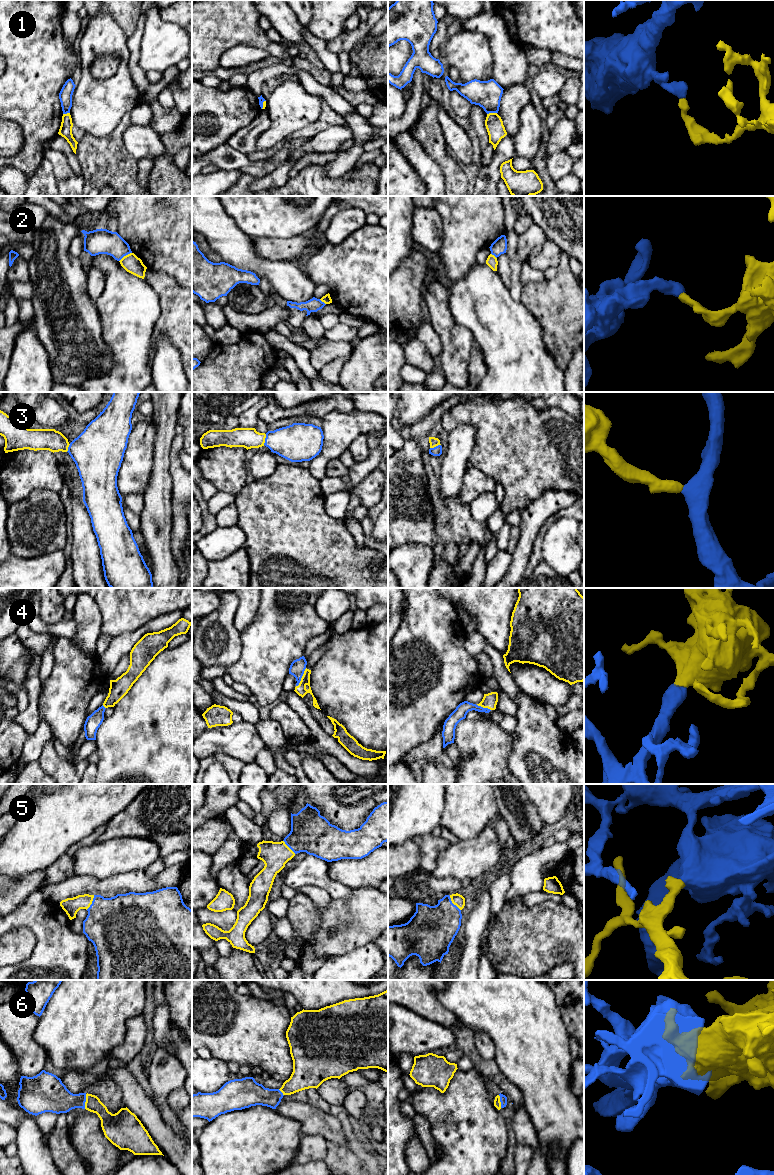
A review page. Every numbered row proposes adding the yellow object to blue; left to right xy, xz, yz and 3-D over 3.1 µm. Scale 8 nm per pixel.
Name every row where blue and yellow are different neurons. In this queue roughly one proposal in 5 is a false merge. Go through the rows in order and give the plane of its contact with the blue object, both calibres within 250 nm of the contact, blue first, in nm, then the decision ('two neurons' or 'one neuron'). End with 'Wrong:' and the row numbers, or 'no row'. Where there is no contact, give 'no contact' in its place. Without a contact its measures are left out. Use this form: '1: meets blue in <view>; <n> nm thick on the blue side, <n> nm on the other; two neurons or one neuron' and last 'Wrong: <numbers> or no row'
1: meets blue in yz; 220 nm thick on the blue side, 140 nm on the other; two neurons
2: meets blue in xy; 200 nm thick on the blue side, 150 nm on the other; two neurons
3: meets blue in xz; 300 nm thick on the blue side, 160 nm on the other; one neuron
4: meets blue in xz; 120 nm thick on the blue side, 90 nm on the other; one neuron
5: meets blue in yz; 360 nm thick on the blue side, 90 nm on the other; one neuron
6: meets blue in xy; 240 nm thick on the blue side, 140 nm on the other; one neuron
Wrong: 1, 2

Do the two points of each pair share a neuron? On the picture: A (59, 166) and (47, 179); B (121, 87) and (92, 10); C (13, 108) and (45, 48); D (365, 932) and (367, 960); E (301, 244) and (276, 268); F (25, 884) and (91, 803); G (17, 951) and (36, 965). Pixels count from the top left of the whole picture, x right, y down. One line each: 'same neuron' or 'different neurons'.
A: different neurons
B: different neurons
C: same neuron
D: different neurons
E: different neurons
F: different neurons
G: different neurons

